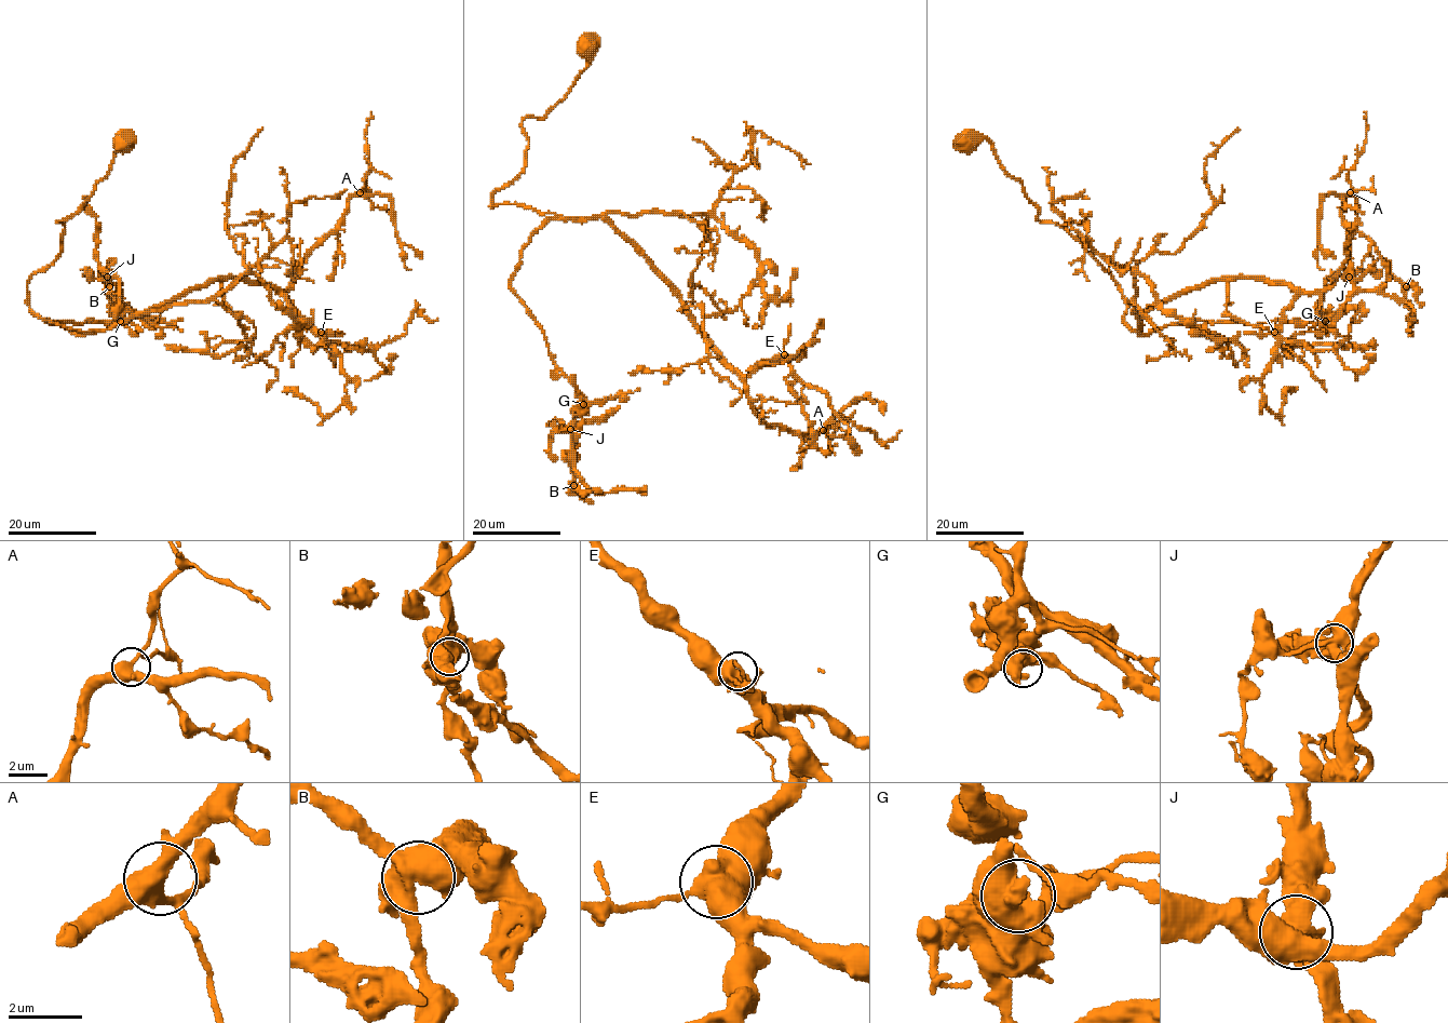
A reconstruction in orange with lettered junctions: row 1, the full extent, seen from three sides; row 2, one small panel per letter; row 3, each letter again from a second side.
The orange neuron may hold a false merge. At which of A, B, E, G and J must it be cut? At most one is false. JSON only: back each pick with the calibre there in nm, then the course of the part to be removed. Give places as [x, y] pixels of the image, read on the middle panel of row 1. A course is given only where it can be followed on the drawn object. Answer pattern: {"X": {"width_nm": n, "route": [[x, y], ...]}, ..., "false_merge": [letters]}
{"J": {"width_nm": 600, "route": [[570, 429], [576, 474], [593, 492], [617, 492], [647, 485]]}, "false_merge": ["J"]}

